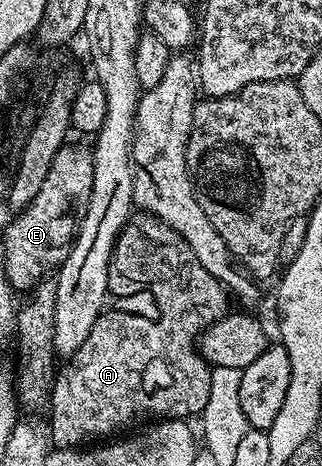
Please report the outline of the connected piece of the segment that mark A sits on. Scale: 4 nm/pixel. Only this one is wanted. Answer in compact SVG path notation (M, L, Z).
M141 211L136 215L130 216L129 220L125 223L125 228L122 229L121 234L117 237L116 245L113 246L113 258L109 261L109 293L112 294L114 298L118 299L127 296L129 293L143 292L145 290L149 290L151 295L157 300L158 309L161 312L161 316L157 320L167 333L161 331L161 333L157 335L157 329L155 329L155 327L151 327L149 333L143 333L143 331L145 331L143 327L147 327L147 325L139 325L139 317L118 311L111 311L111 313L109 313L110 311L102 312L101 316L95 319L95 327L91 327L91 335L87 335L87 339L83 339L79 351L75 351L67 358L64 364L62 364L65 366L63 366L62 369L60 366L60 368L56 370L53 378L53 387L49 394L49 403L47 406L47 414L49 413L49 417L47 416L47 424L49 426L49 435L52 444L56 446L56 448L71 449L84 446L86 443L96 442L98 439L108 438L110 435L113 435L108 435L108 433L113 433L116 429L123 428L136 413L154 413L154 418L157 419L185 419L190 416L188 413L201 415L204 408L207 407L207 401L210 398L211 392L212 368L209 362L206 361L195 348L195 338L204 330L206 325L213 325L220 317L224 317L226 313L230 312L230 294L227 292L225 286L219 283L219 279L215 279L211 275L211 271L207 271L202 267L199 263L199 259L195 255L195 251L191 251L189 244L180 237L171 226L167 223L163 223L159 218L154 217L152 213Z

